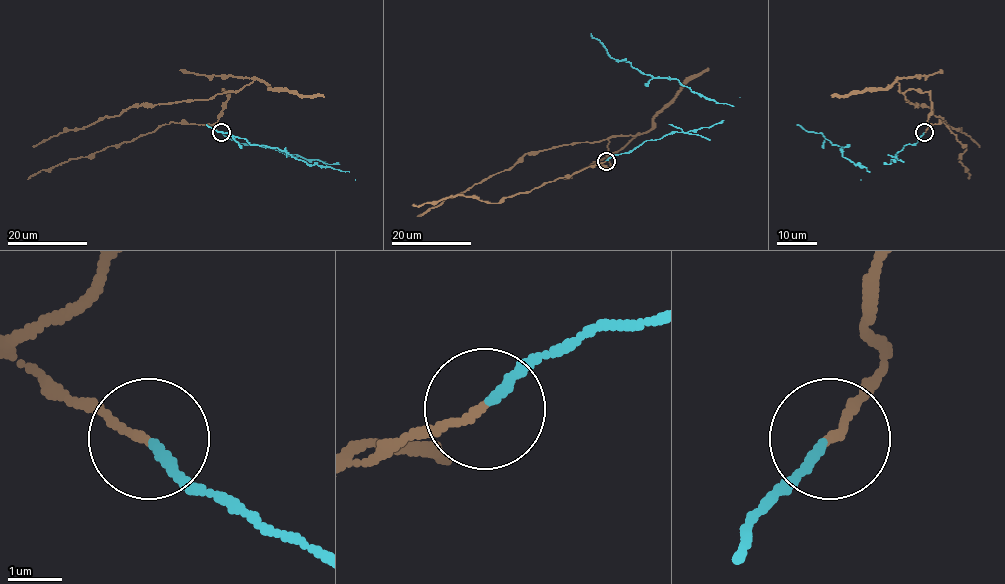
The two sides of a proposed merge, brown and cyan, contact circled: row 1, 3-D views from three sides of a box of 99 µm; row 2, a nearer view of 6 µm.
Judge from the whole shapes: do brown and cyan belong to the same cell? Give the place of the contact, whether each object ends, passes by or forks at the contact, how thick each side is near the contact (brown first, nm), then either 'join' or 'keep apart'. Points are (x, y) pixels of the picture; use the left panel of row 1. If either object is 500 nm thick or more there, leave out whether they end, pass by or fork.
(221, 132) | brown ends | cyan ends | 140/160 nm | keep apart

